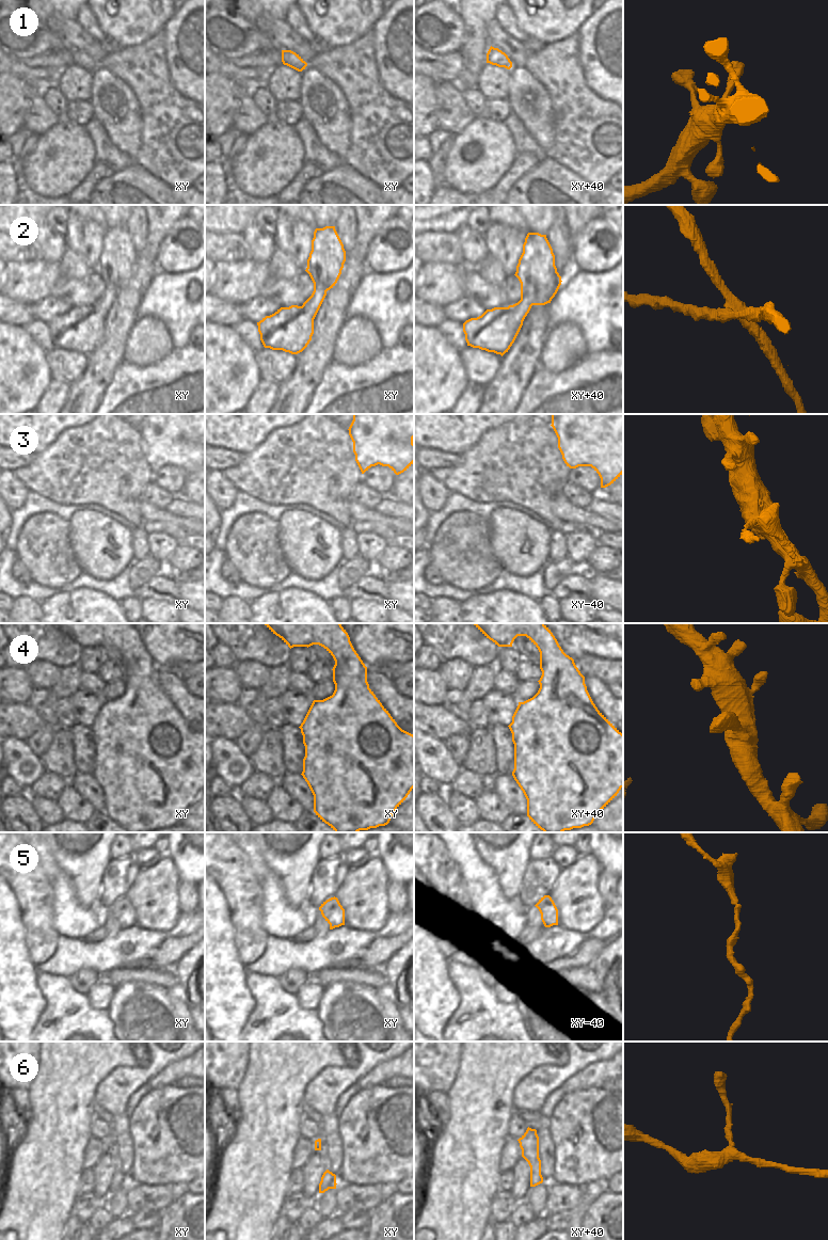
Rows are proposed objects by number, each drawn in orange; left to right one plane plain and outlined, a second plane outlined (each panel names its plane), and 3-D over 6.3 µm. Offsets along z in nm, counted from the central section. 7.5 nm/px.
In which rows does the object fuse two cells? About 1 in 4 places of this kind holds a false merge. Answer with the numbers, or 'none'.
2

